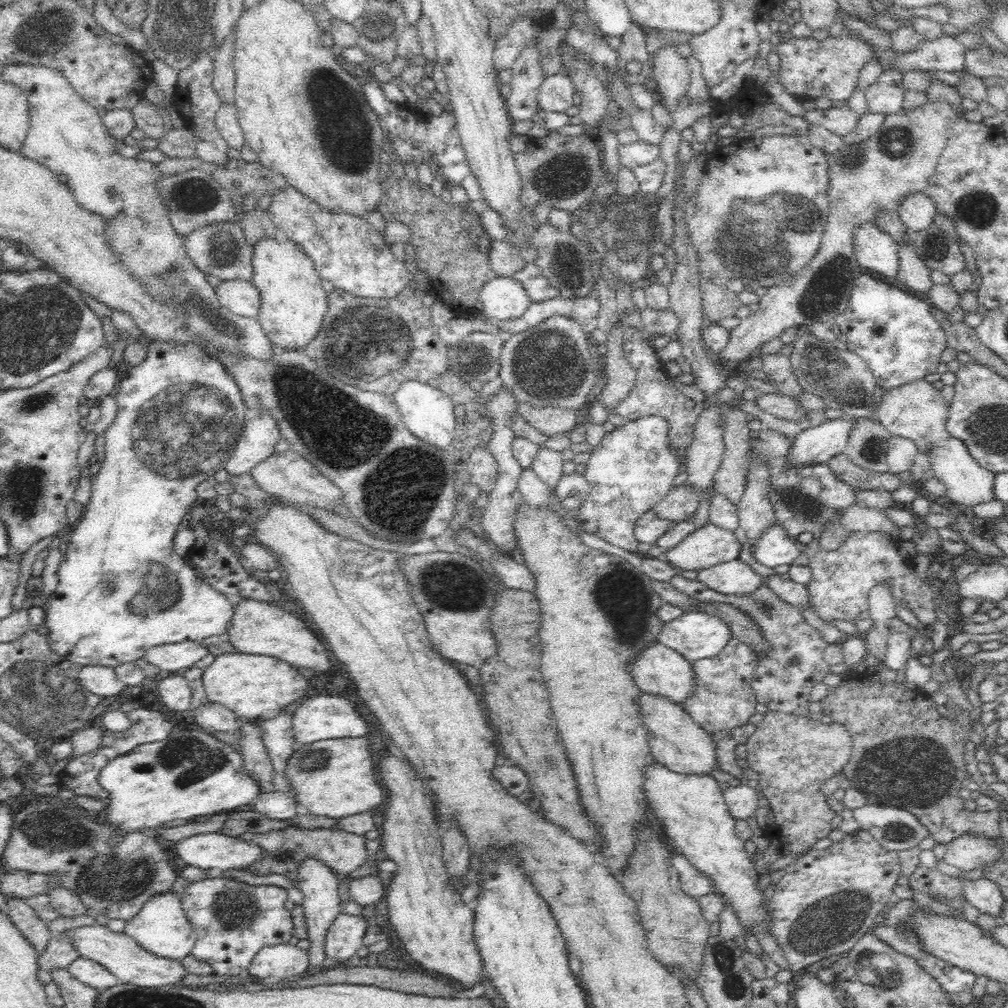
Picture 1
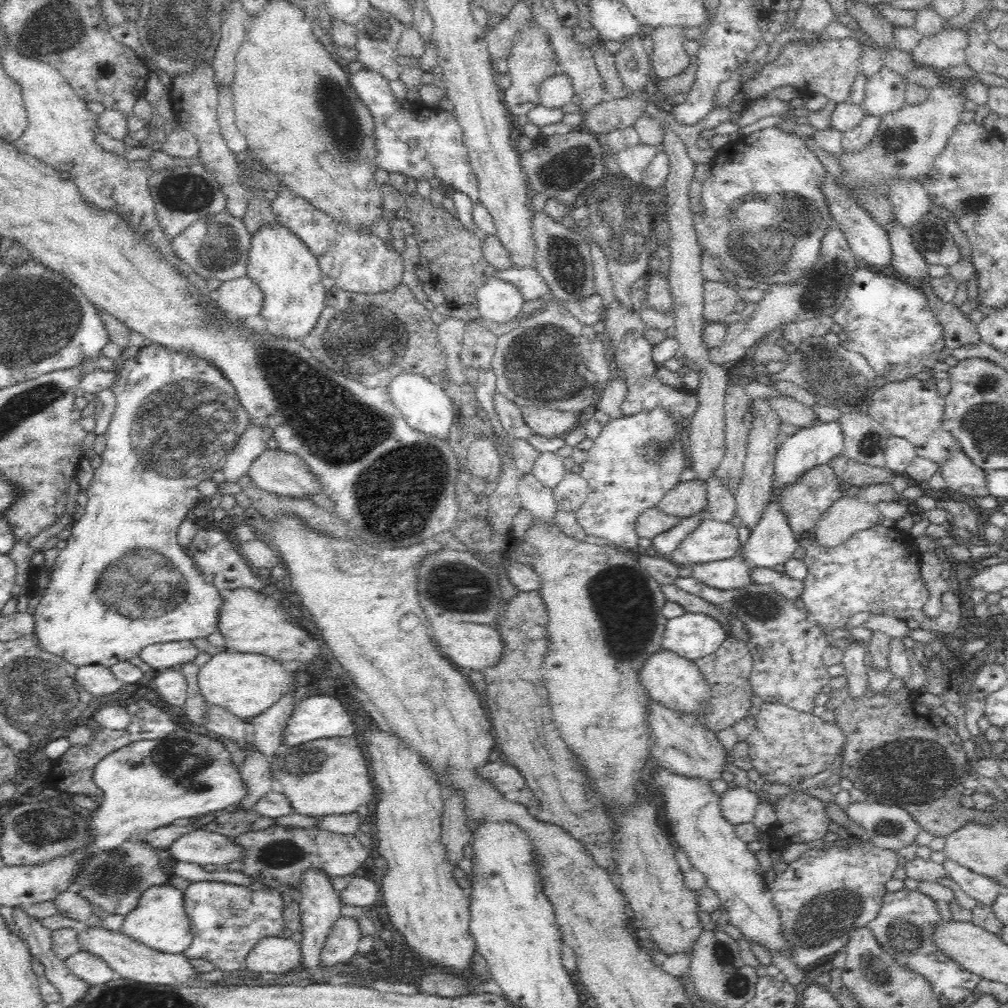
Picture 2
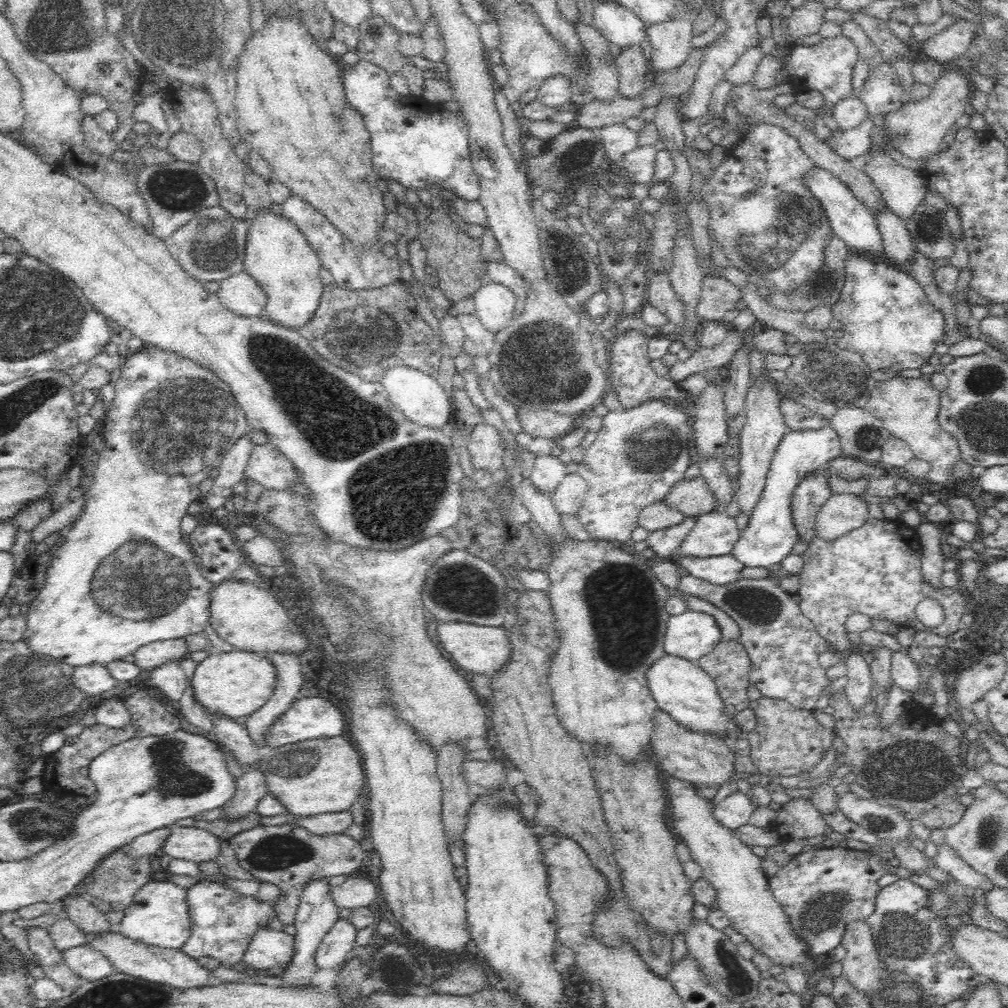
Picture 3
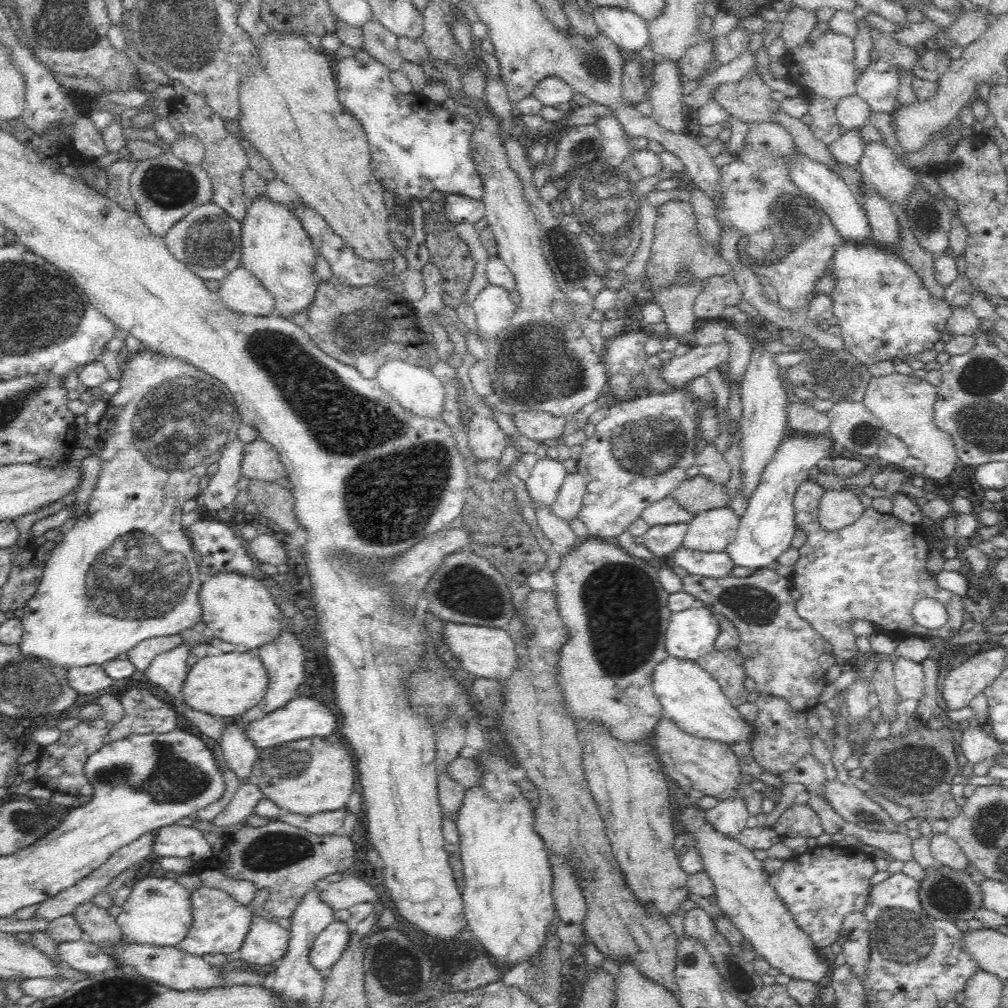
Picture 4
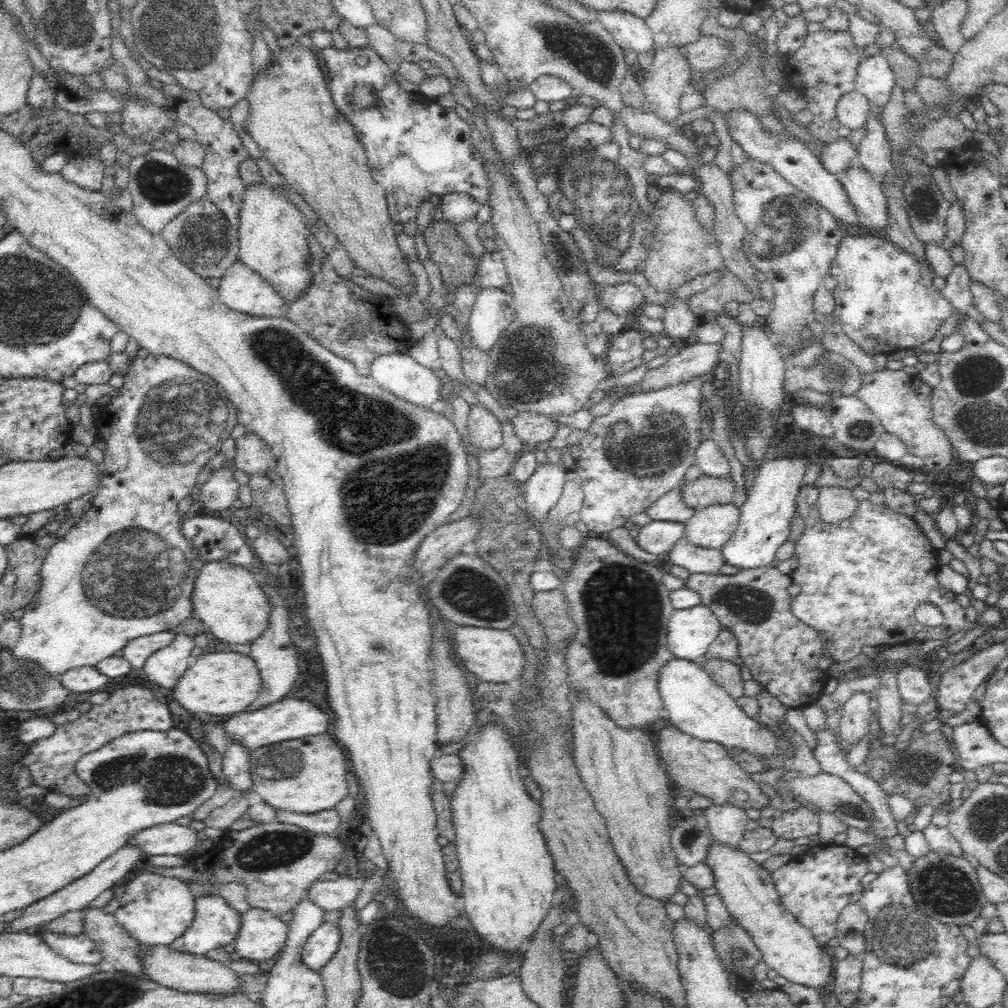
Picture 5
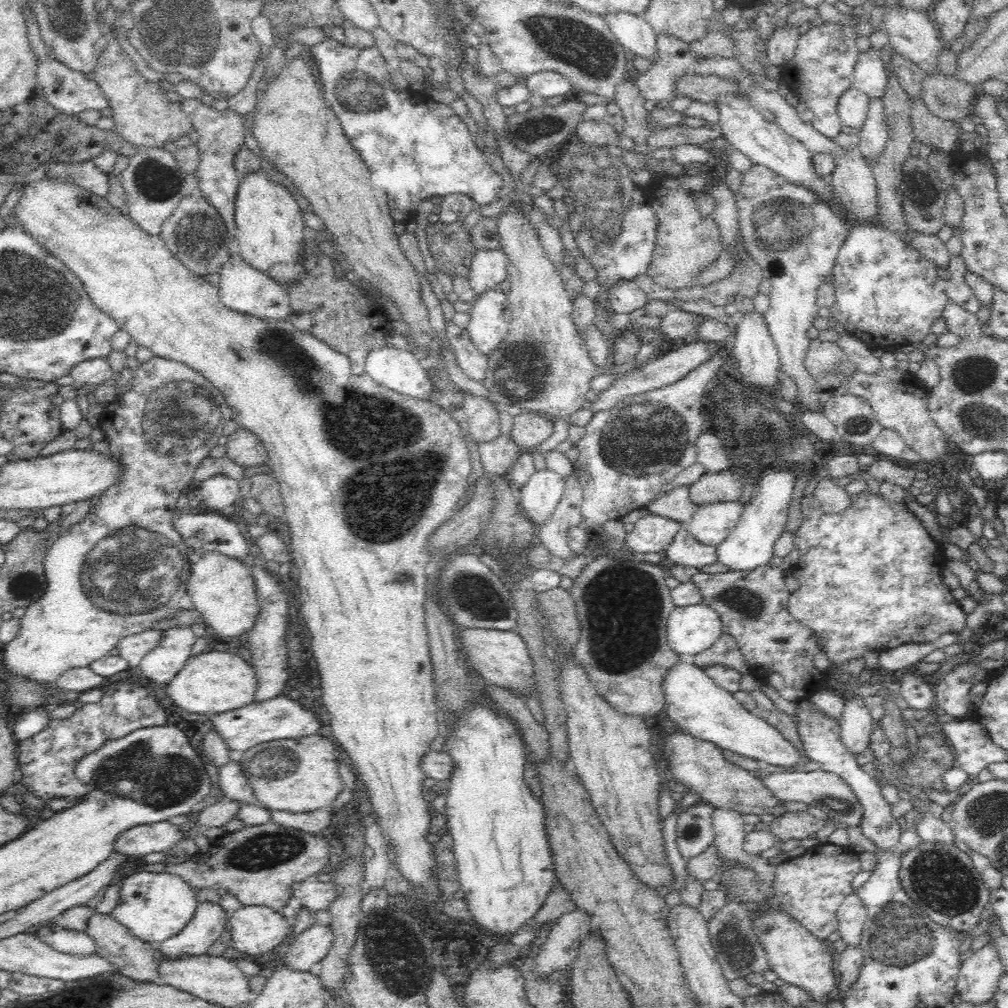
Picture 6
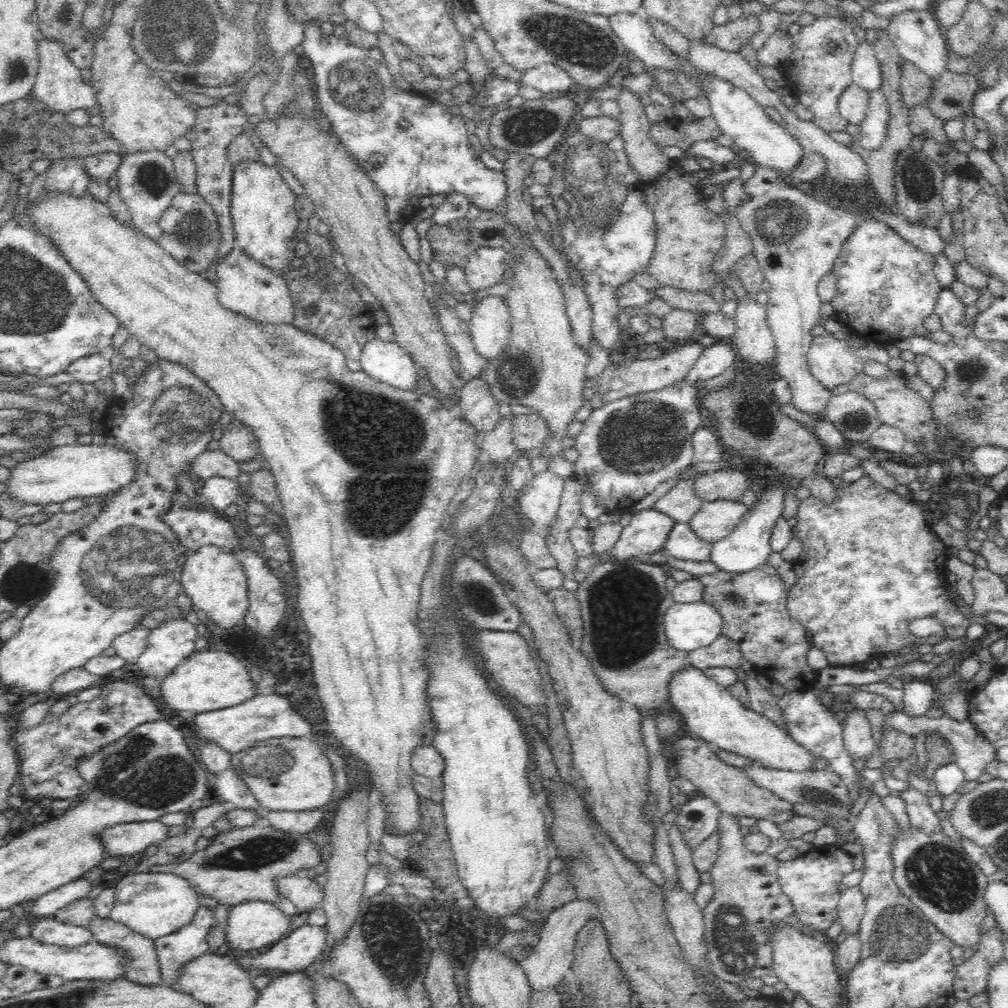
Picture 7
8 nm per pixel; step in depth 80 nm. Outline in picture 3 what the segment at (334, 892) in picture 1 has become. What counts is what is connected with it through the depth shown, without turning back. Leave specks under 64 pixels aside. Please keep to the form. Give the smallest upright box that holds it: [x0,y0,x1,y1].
[276,878,340,987]

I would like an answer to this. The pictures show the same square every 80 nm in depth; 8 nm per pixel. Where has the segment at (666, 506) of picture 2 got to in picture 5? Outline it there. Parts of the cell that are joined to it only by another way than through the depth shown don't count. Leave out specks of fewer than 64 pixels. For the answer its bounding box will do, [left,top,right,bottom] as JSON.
[680,475,734,511]

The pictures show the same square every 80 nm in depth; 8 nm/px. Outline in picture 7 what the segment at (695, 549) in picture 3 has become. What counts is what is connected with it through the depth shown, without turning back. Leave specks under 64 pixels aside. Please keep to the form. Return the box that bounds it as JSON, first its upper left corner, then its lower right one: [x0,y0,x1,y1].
[688,499,747,545]

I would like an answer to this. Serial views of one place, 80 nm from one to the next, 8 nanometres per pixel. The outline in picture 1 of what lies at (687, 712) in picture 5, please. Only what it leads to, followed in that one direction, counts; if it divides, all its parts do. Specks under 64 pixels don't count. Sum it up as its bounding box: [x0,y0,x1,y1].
[629,643,693,705]

